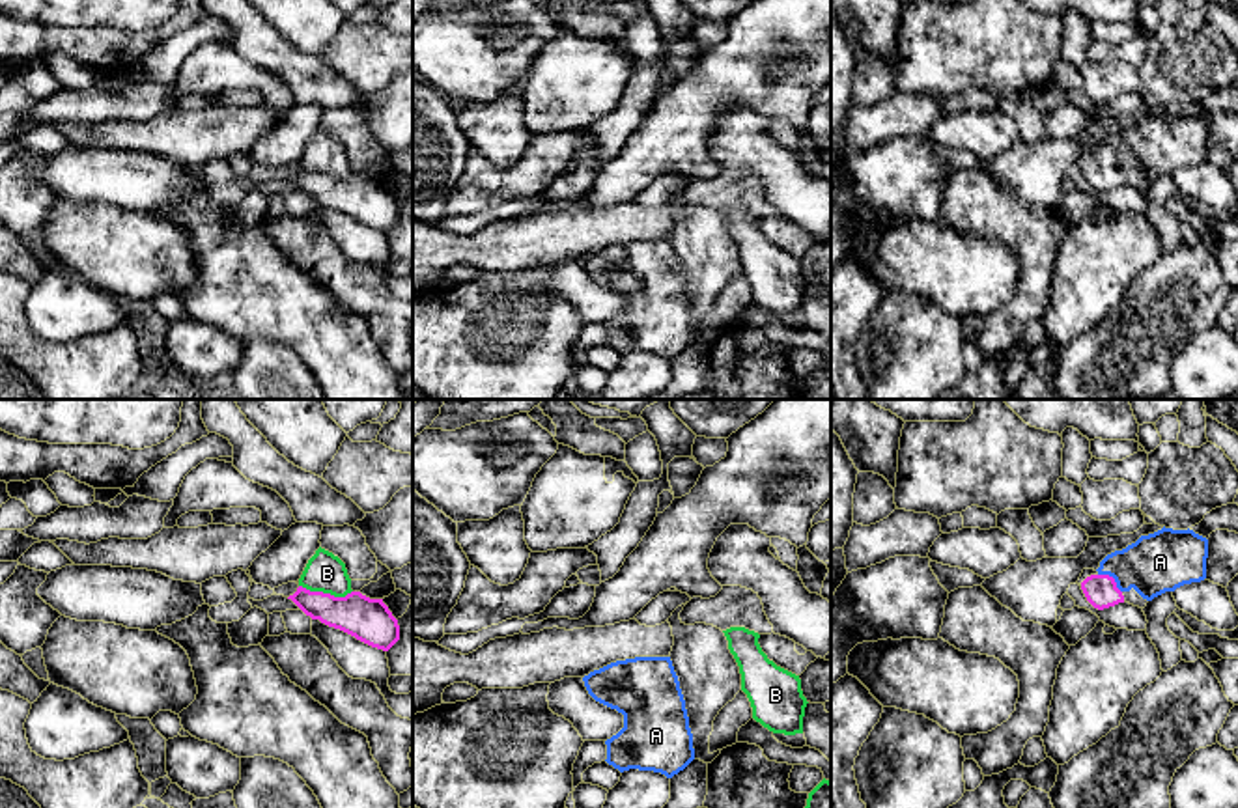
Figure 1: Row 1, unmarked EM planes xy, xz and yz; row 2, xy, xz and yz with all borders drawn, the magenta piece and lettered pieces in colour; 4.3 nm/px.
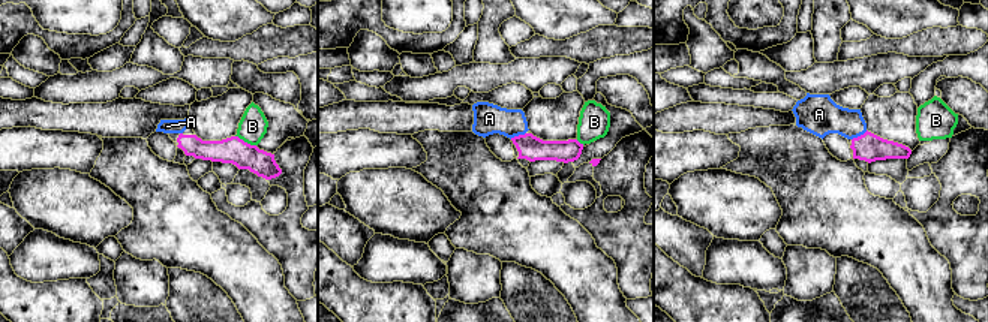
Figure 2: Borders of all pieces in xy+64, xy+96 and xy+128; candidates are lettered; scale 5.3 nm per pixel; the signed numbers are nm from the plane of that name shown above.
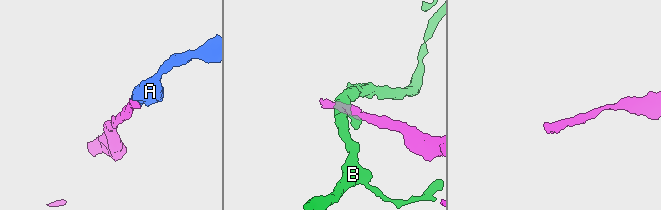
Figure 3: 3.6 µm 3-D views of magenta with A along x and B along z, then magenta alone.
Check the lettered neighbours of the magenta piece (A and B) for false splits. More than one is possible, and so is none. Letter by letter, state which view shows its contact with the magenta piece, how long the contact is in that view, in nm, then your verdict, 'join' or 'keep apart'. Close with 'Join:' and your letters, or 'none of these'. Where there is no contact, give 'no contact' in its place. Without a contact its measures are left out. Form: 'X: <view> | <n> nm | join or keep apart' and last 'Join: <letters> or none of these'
A: yz | 130 nm | join
B: xy | 240 nm | keep apart
Join: A

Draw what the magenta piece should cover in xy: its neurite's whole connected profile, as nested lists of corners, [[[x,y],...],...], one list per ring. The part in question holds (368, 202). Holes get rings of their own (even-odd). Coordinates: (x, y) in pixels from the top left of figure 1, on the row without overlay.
[[[302,168],[288,181],[312,202],[340,211],[372,230],[388,233],[400,222],[398,202],[383,181],[370,181],[360,174],[334,179]]]

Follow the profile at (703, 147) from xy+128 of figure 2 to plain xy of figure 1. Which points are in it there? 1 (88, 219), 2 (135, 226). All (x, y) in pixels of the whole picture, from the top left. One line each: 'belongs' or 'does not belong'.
1: does not belong
2: does not belong

